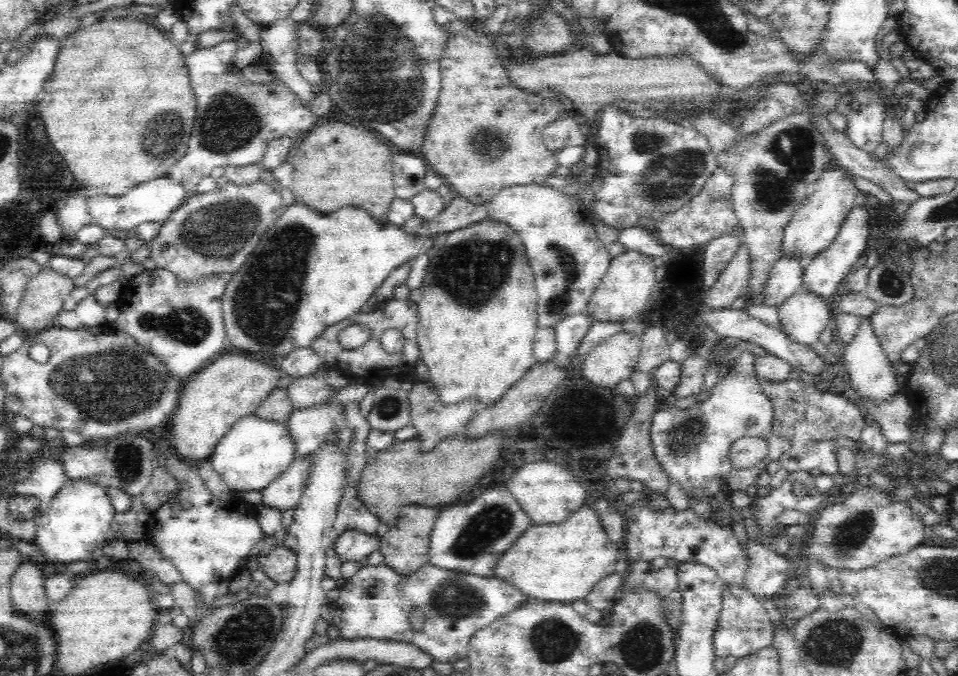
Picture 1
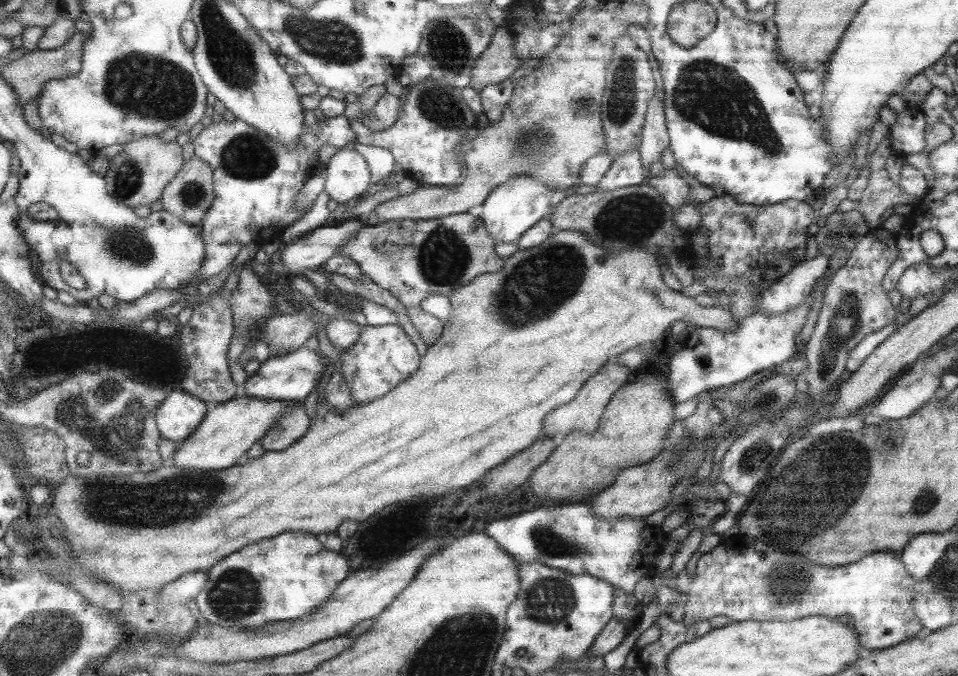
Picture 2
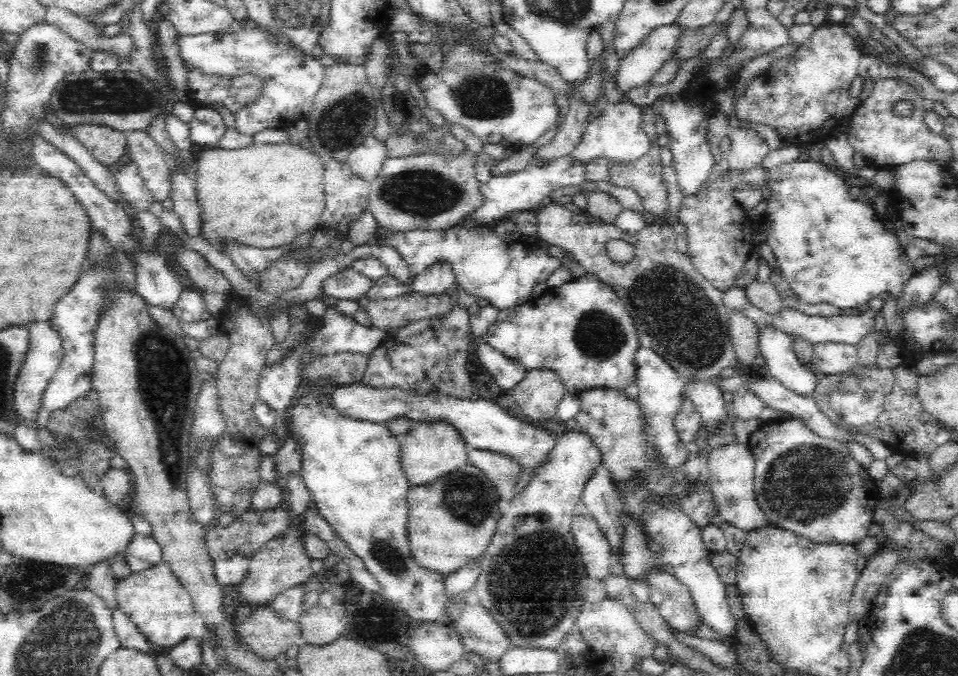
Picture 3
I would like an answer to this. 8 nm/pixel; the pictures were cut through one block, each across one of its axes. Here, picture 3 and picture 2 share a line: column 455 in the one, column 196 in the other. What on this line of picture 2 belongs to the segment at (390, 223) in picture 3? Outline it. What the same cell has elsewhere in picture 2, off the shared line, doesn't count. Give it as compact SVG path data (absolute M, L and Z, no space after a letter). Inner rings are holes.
M197 156L185 161L160 202L182 222L201 227L215 203L213 168Z

